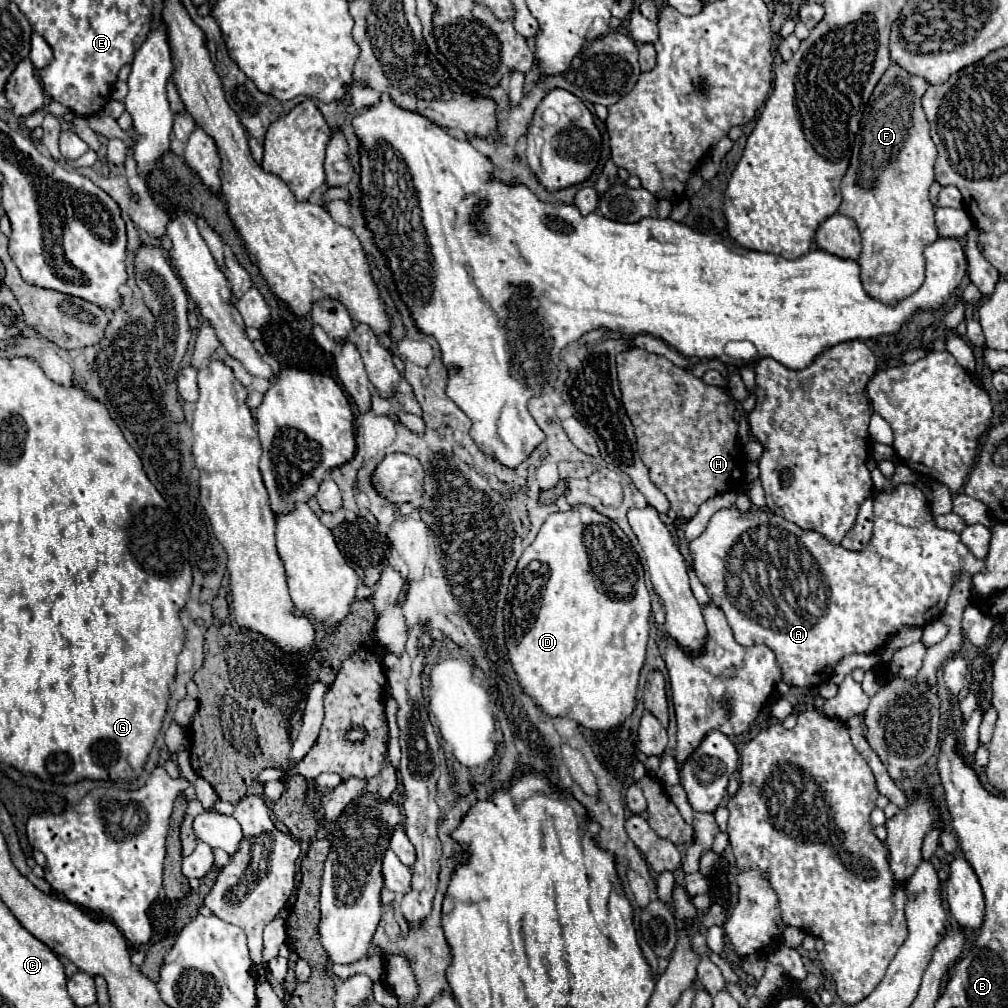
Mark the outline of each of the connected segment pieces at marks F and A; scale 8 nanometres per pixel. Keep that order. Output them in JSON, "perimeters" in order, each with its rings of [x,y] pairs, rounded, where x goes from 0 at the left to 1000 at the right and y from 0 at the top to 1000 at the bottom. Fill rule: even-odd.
{"perimeters":[[[[885,63],[877,71],[855,113],[855,125],[845,145],[843,167],[833,184],[835,202],[831,206],[831,212],[843,214],[851,222],[851,228],[855,232],[855,252],[851,256],[855,284],[859,292],[863,292],[863,296],[873,298],[881,304],[889,304],[915,284],[919,262],[917,246],[923,240],[931,238],[927,204],[921,198],[921,187],[927,181],[929,145],[921,133],[923,125],[913,105],[913,97],[919,87],[921,81],[917,77],[897,71],[891,63]]],[[[895,480],[887,488],[869,490],[867,514],[867,532],[855,548],[843,548],[835,542],[823,540],[812,528],[796,526],[768,508],[754,504],[746,504],[742,508],[732,508],[730,504],[712,506],[696,532],[685,538],[690,571],[698,579],[704,595],[720,609],[730,637],[738,641],[760,639],[766,643],[780,679],[794,683],[813,681],[823,675],[827,661],[835,651],[845,647],[863,649],[871,645],[871,641],[875,643],[881,631],[891,627],[895,621],[917,621],[931,613],[933,593],[937,603],[938,593],[942,591],[942,581],[946,581],[950,569],[958,565],[958,560],[962,560],[962,572],[978,565],[978,558],[962,550],[954,540],[952,530],[933,526],[927,520],[923,500],[911,482]],[[780,567],[786,567],[788,573],[796,573],[798,579],[804,579],[804,595],[808,597],[806,607],[784,607],[776,589]]]]}

